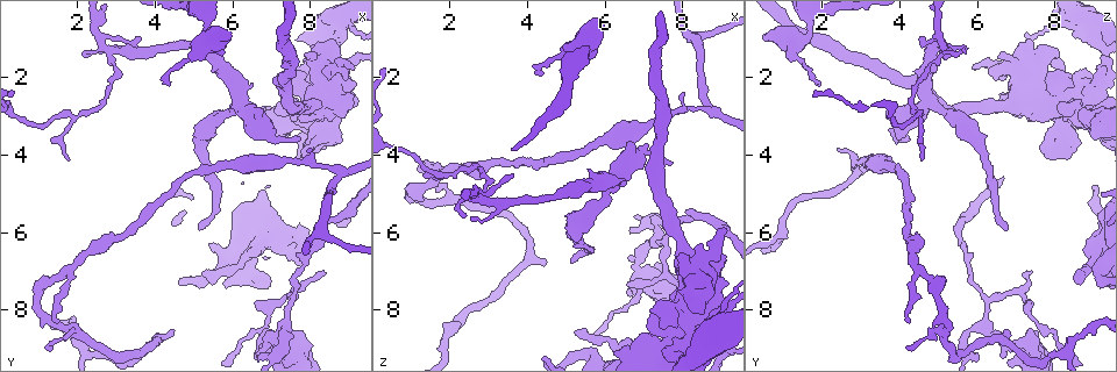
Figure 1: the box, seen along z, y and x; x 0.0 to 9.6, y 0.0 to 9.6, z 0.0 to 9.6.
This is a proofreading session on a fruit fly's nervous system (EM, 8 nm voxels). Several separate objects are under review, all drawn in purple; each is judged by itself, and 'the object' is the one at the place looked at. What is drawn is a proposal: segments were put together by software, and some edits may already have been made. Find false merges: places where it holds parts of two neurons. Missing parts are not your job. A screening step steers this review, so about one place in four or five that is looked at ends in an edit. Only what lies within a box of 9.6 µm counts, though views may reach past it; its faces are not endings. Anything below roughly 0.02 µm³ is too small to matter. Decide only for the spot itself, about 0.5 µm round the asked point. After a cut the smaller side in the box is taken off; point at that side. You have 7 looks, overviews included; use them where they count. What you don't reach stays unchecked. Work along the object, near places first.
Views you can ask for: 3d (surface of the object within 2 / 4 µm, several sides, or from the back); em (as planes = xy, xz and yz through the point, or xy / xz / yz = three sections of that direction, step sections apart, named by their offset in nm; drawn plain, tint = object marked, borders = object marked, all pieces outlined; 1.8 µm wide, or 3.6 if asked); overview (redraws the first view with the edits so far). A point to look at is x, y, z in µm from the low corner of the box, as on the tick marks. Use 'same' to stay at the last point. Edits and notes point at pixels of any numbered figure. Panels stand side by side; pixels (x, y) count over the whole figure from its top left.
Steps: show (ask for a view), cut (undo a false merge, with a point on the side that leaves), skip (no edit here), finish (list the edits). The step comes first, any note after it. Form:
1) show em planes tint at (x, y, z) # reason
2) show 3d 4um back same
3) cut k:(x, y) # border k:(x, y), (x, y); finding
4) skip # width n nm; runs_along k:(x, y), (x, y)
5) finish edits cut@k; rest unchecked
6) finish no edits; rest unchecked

show 3d 4um at (6.25, 2.70, 4.75) # three-way junction

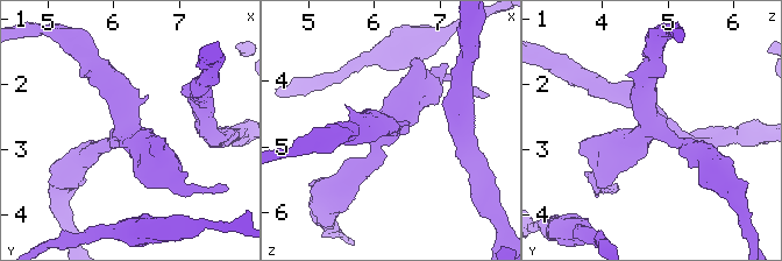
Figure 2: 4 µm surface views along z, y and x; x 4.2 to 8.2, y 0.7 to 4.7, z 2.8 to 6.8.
show em planes plain at (6.20, 2.70, 4.70) # shape alone is not enough

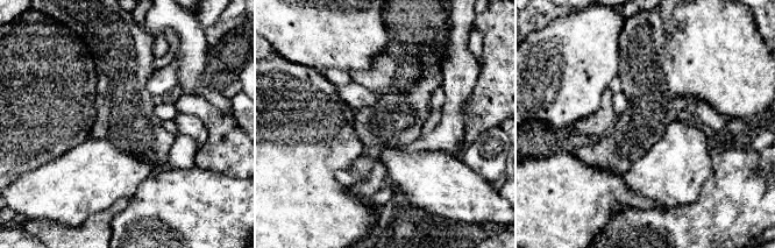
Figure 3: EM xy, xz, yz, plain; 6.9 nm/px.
show em planes tint same # where the object lies

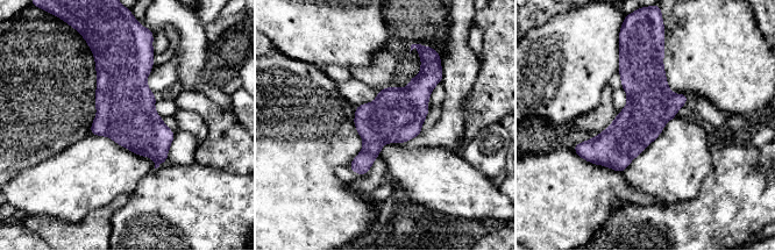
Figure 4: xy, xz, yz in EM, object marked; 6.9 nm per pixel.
skip # continuous, no second neuron

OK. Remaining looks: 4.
show em planes tint at (7.85, 2.40, 8.00) # calibre changes

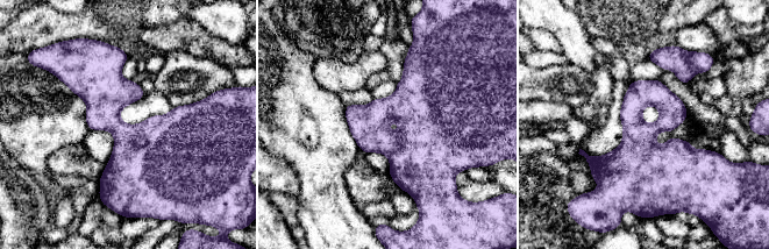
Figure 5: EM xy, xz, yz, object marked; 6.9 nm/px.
skip # width 220 nm; continuous, no second neuron

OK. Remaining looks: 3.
show 3d 4um at (8.70, 4.50, 2.80) # three-way junction

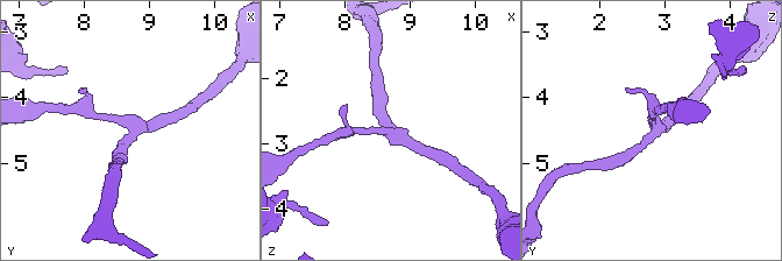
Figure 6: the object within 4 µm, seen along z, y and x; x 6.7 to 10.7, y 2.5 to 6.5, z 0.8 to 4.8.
show em yz step 8 tint at (8.70, 4.45, 2.85) # arms 3; arm_widths 170, 200, 200 nm

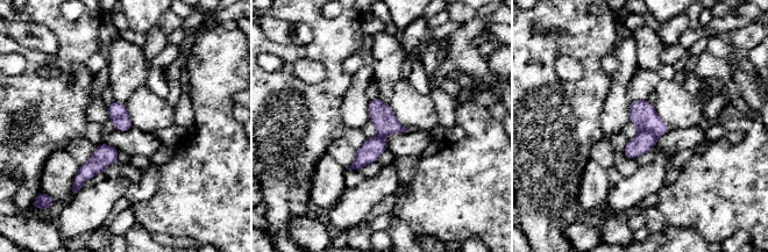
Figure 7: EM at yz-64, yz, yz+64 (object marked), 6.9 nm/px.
show em planes tint same

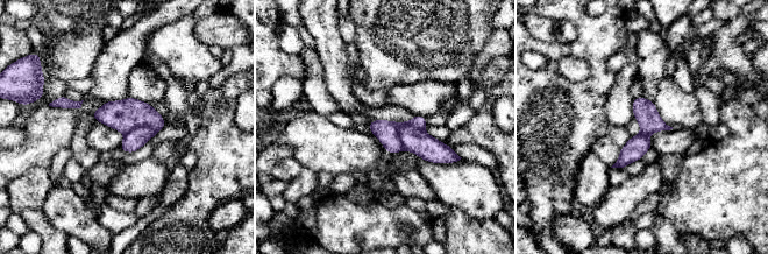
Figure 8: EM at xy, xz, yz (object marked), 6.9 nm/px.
cut 8:(416, 140) # width 160 nm; border 8:(422, 128), (403, 124), (402, 148); two neurons meet here

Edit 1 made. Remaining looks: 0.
finish edits cut@8; rest unchecked

